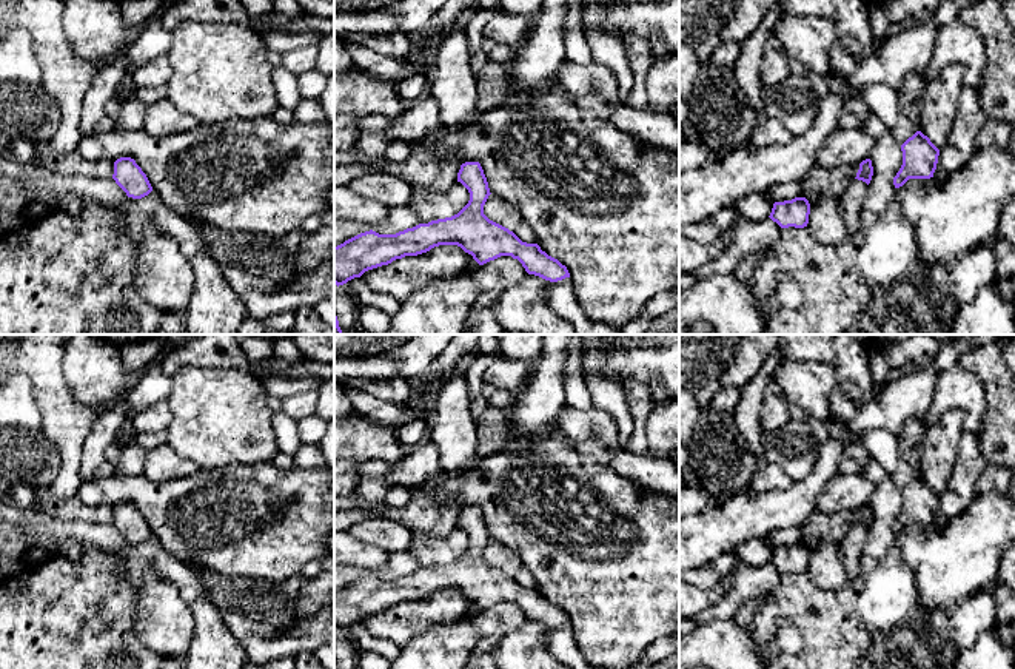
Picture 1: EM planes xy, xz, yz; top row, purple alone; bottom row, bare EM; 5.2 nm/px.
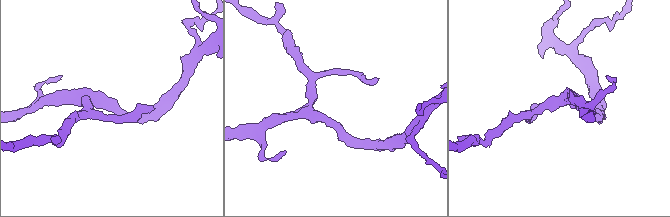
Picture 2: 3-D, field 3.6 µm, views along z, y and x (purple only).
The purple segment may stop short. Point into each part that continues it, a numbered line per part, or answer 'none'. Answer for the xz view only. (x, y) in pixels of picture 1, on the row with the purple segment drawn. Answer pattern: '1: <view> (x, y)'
none

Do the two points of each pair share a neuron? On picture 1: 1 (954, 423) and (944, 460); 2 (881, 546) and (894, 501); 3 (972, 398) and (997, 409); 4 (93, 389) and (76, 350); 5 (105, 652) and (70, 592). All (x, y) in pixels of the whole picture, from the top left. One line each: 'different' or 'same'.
1: same
2: same
3: different
4: same
5: same

